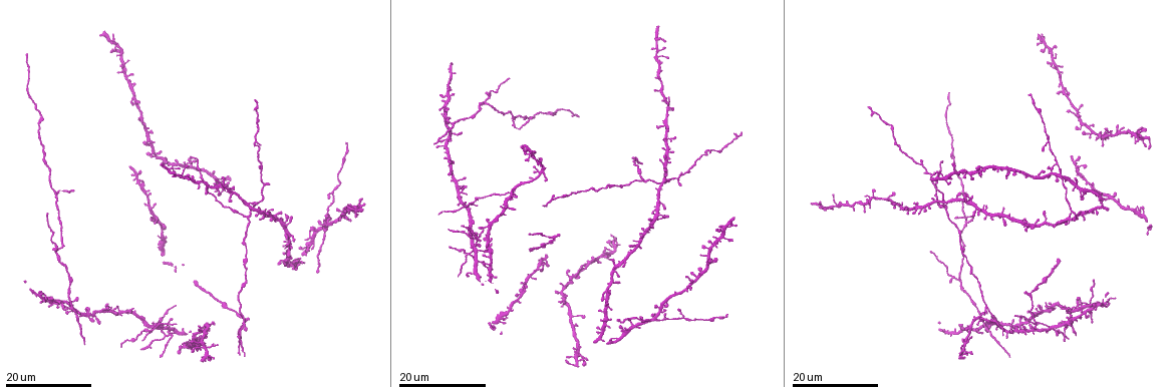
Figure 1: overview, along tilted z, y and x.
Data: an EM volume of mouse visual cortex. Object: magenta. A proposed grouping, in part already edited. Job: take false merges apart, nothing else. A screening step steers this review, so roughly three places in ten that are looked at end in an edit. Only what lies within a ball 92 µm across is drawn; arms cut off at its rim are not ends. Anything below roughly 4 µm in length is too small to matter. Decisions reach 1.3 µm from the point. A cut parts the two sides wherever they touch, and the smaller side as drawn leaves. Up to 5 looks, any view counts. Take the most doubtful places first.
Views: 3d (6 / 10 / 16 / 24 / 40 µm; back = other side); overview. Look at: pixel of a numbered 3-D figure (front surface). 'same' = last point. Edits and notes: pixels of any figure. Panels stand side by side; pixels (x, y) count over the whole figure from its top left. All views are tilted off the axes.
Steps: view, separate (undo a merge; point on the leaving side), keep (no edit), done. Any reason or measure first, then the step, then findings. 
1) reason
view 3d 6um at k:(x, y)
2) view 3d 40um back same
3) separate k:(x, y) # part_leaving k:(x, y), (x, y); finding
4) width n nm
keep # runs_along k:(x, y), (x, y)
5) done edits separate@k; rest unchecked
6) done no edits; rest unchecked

small branch off a trunk
view 3d 16um at 1:(967, 220)

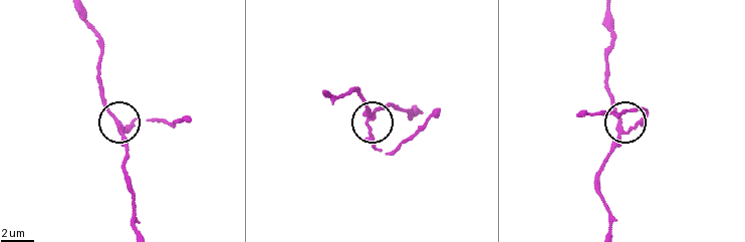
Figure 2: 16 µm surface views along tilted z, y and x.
view 3d 10um at 2:(628, 132)

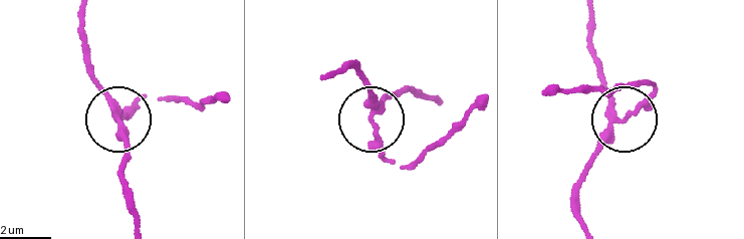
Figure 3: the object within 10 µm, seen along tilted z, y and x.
width 230 nm
keep # runs_along 3:(583, 226), (576, 191), (589, 159), (655, 82); all the same neuron

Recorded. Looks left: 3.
four or more arms meet
view 3d 24um at 1:(475, 245)

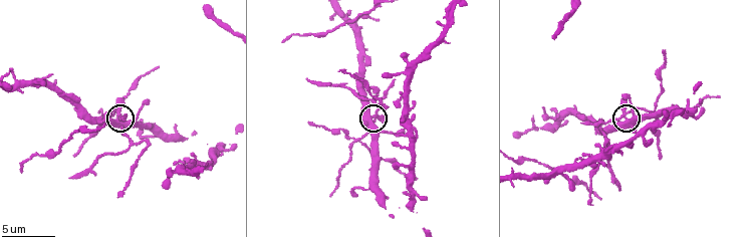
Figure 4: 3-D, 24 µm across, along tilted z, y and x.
view 3d 6um at 4:(622, 119)

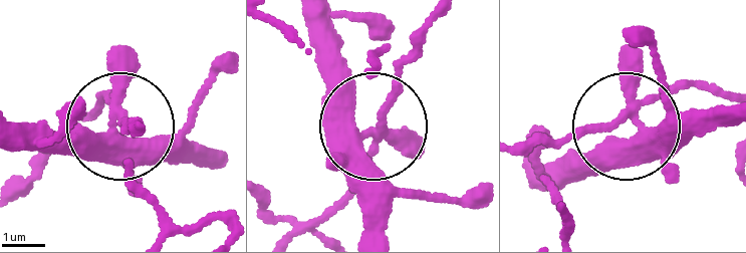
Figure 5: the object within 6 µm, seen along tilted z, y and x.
view 3d 6um back at 5:(367, 131)

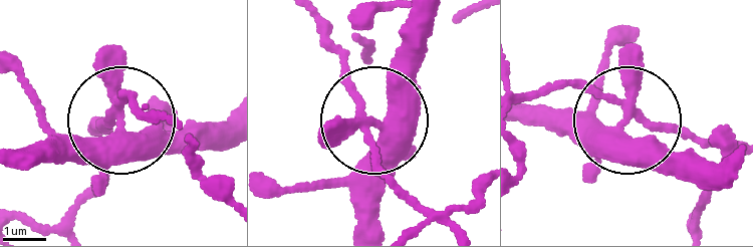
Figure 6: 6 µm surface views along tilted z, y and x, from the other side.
separate 6:(347, 70) # two neurons meet here

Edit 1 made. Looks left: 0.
done edits separate@6; rest unchecked

